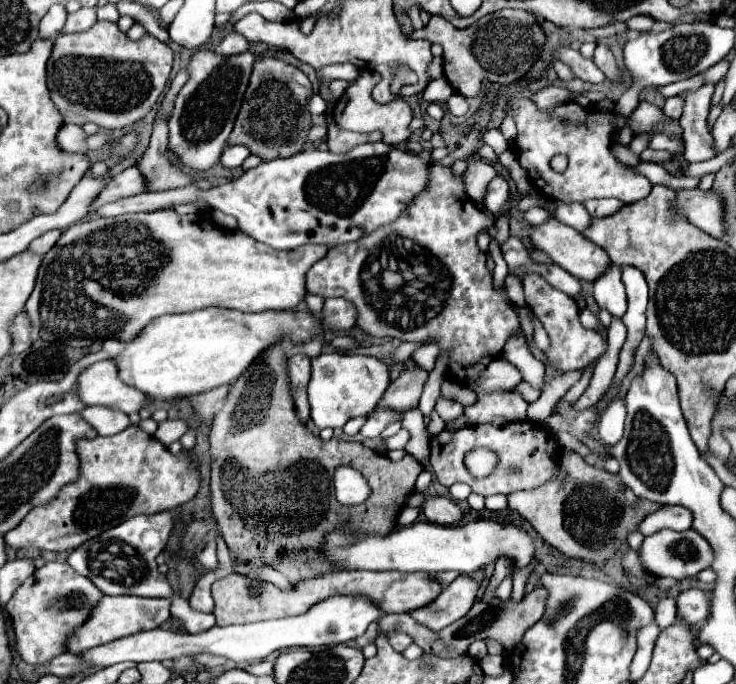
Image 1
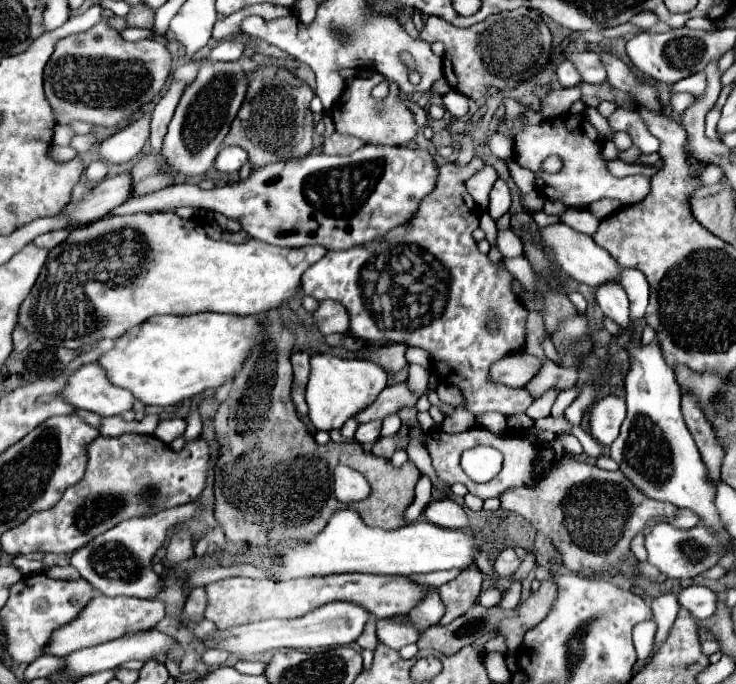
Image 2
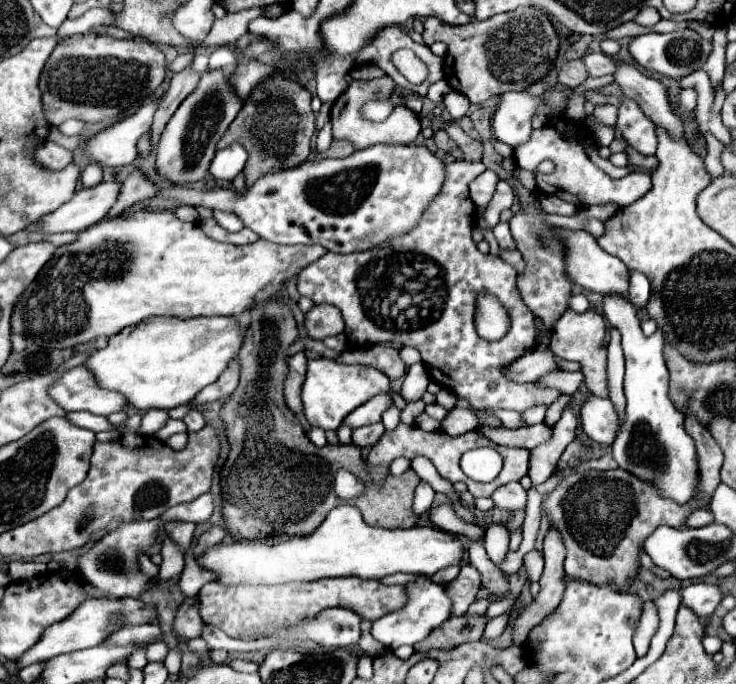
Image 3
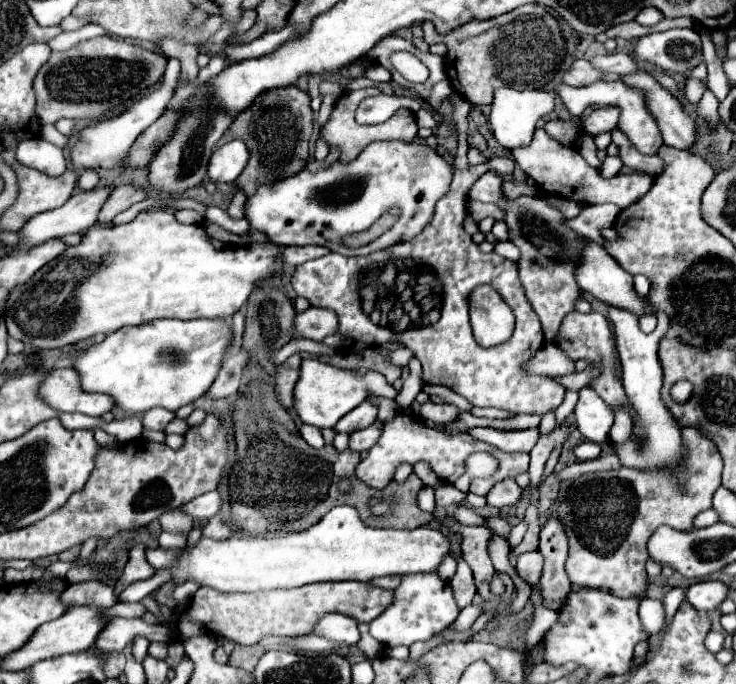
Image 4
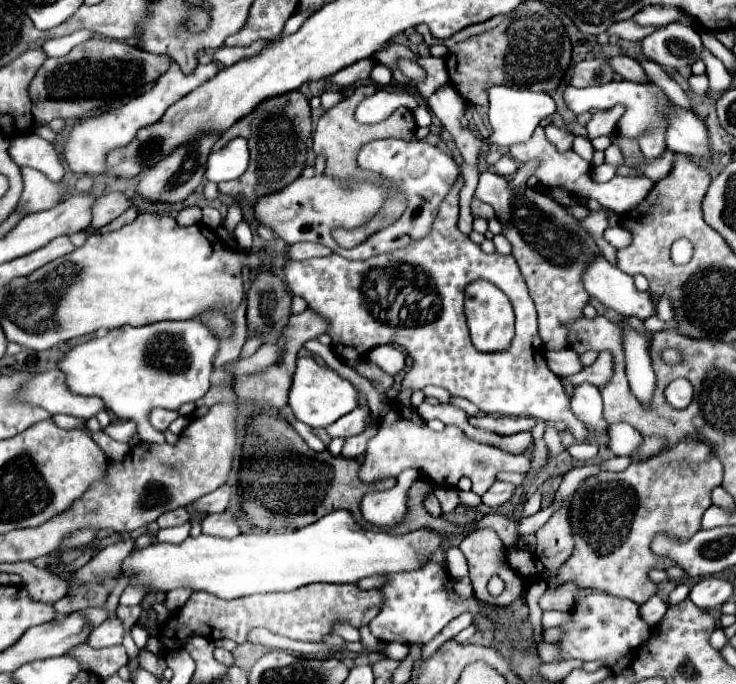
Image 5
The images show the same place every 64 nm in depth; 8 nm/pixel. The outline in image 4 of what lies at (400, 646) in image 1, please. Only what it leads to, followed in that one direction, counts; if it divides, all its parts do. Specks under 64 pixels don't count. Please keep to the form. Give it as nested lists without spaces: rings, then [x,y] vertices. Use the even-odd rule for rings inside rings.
[[[438,570],[402,576],[400,584],[394,588],[392,604],[378,618],[370,622],[370,634],[384,646],[398,646],[398,644],[410,646],[412,642],[418,640],[430,640],[444,628],[448,628],[456,620],[456,614],[460,612],[454,594],[448,590],[450,586],[446,580],[438,576]]]

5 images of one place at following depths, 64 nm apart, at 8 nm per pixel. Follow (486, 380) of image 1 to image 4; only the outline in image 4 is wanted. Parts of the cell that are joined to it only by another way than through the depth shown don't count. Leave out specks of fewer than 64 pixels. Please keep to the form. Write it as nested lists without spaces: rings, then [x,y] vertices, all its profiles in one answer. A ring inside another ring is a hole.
[[[546,344],[526,366],[532,374],[546,376],[566,376],[574,372],[574,360],[570,360],[570,356],[566,356],[556,344]]]

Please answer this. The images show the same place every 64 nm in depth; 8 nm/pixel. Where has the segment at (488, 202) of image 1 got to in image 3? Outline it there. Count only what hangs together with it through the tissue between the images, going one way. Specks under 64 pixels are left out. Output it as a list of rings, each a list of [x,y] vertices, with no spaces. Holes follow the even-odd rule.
[[[500,180],[498,182],[498,190],[495,193],[484,212],[484,220],[488,224],[488,228],[494,228],[498,224],[498,216],[502,210],[511,208],[514,202],[514,190],[510,188],[507,182]]]

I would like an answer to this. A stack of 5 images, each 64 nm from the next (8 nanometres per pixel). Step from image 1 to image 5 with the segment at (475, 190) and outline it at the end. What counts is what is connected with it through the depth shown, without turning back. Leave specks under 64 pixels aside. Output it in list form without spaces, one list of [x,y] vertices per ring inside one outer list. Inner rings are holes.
[[[490,170],[480,174],[476,198],[494,208],[496,218],[502,222],[502,234],[512,244],[512,256],[520,266],[530,298],[538,310],[538,332],[544,348],[568,348],[570,324],[582,318],[582,308],[590,304],[582,276],[592,260],[602,254],[594,236],[580,226],[580,220],[576,220],[566,206],[558,204],[548,194],[536,188],[514,188],[504,176]]]

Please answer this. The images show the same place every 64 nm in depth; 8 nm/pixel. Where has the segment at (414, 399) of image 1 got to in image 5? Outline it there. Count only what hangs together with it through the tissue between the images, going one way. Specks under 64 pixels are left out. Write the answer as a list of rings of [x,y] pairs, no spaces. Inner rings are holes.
[[[356,408],[352,412],[348,412],[346,416],[342,416],[340,420],[336,420],[334,424],[330,424],[326,428],[330,438],[350,438],[354,434],[360,434],[364,428],[364,420],[370,414],[370,410],[366,408]]]

